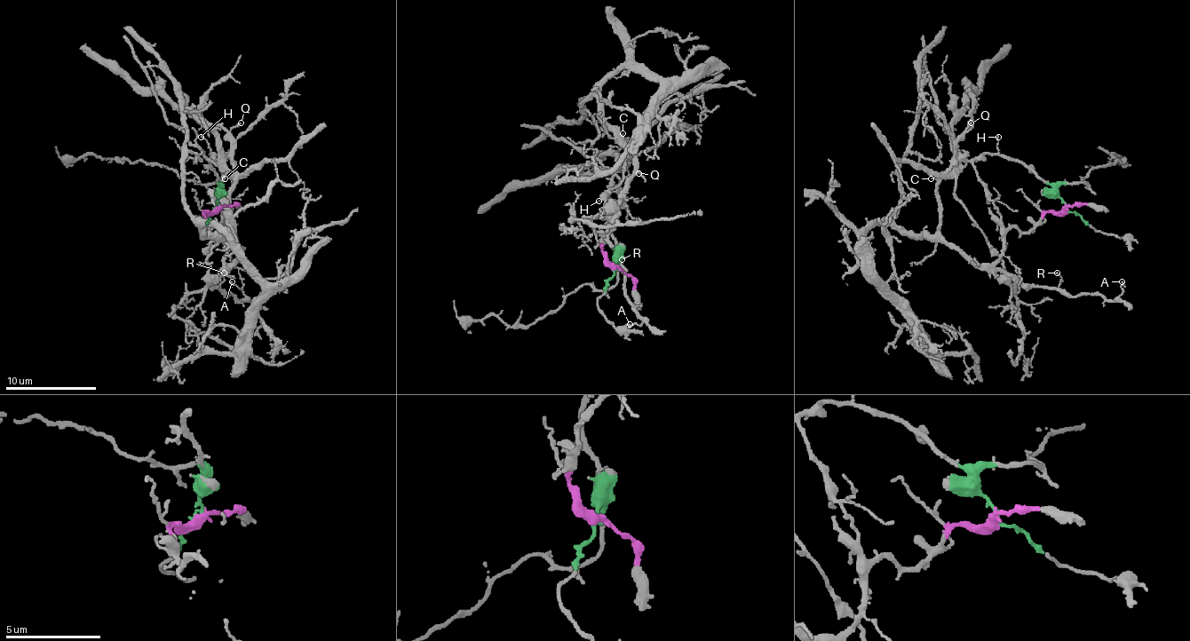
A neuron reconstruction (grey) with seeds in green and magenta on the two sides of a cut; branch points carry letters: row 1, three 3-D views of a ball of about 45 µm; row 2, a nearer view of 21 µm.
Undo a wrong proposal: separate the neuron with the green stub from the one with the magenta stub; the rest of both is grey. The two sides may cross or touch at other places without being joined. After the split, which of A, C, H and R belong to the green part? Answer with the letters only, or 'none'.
C, H

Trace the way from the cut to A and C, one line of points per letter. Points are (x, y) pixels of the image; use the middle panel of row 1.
A: (615, 268), (601, 238), (622, 198), (608, 245), (622, 268), (624, 297), (642, 320), (629, 324)
C: (615, 268), (615, 238), (608, 229), (608, 200), (611, 178), (624, 154), (622, 134)

